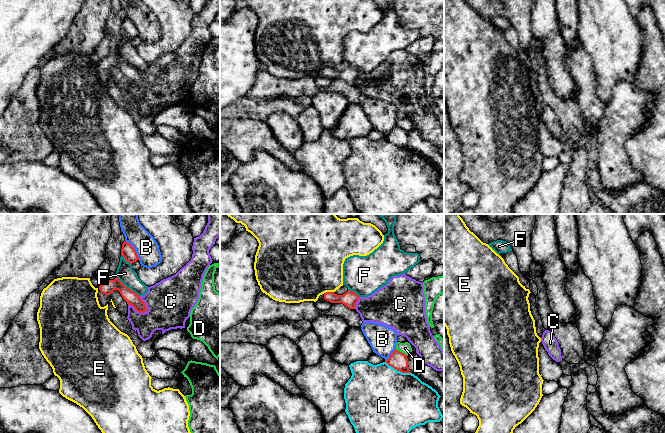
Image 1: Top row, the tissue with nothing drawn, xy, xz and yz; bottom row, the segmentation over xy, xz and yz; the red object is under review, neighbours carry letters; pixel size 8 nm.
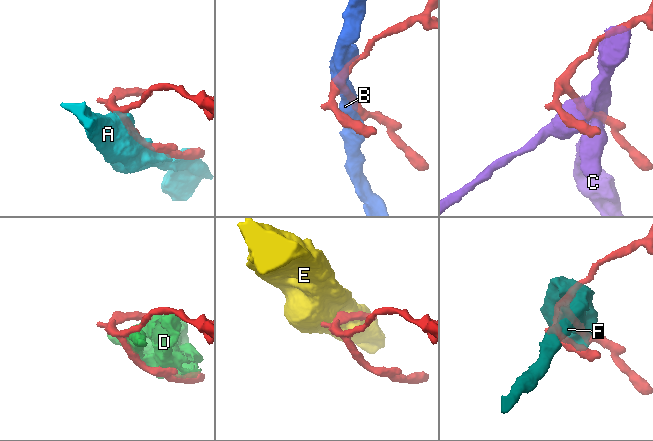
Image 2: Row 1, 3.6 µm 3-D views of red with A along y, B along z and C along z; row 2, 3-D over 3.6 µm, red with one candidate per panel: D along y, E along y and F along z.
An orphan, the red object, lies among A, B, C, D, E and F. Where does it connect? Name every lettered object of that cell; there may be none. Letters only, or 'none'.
none

